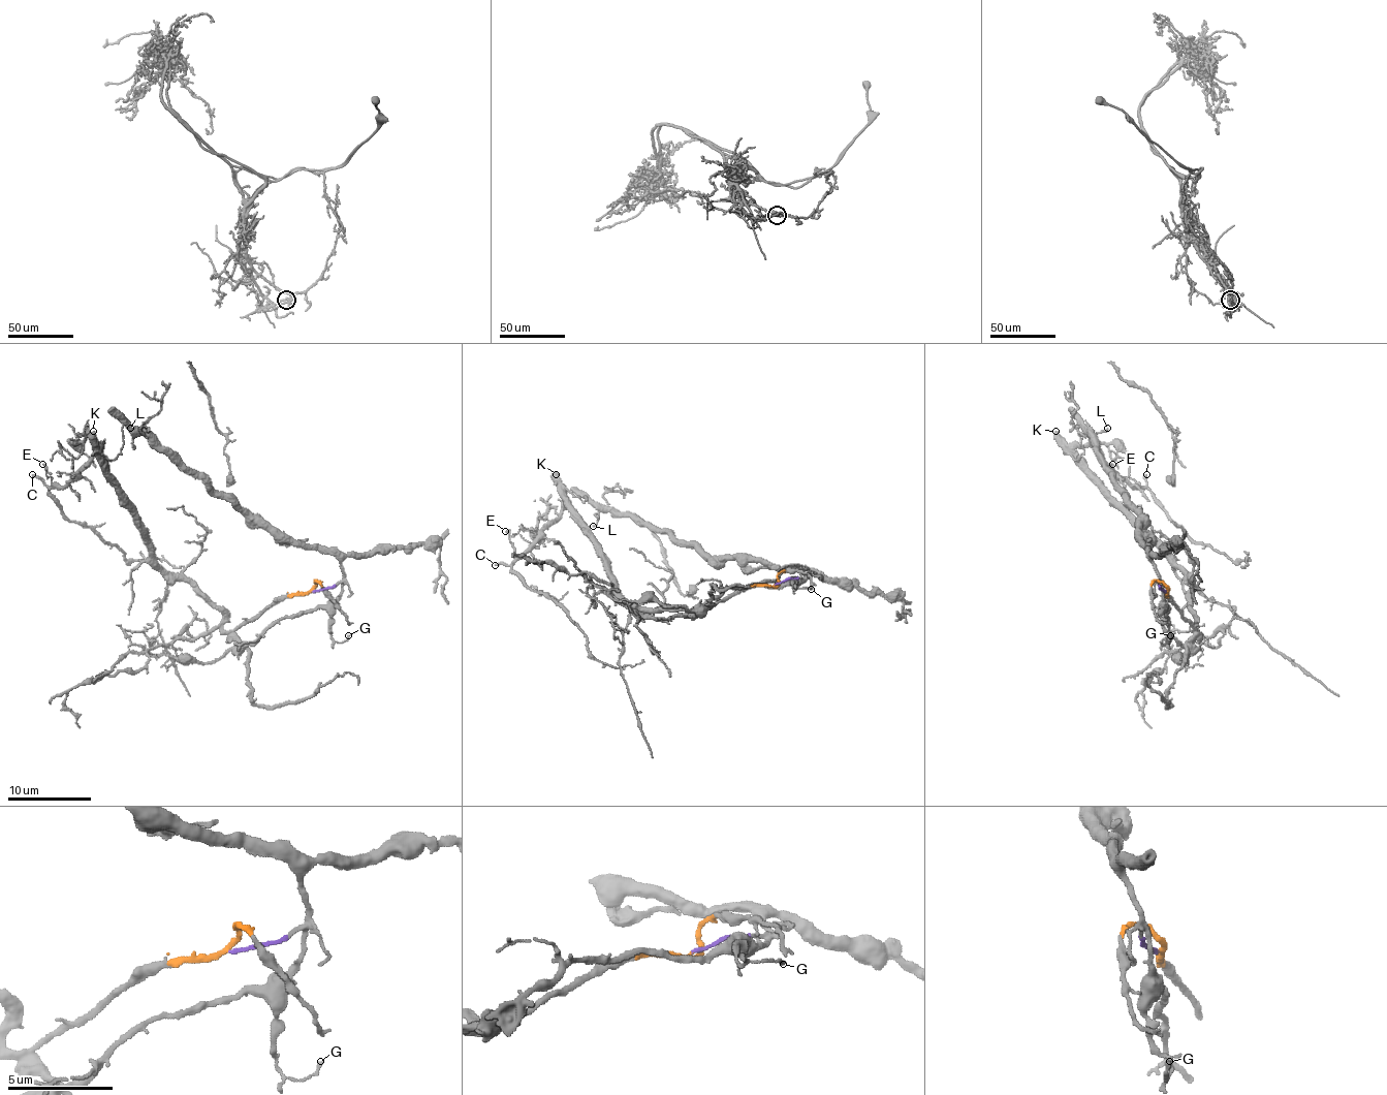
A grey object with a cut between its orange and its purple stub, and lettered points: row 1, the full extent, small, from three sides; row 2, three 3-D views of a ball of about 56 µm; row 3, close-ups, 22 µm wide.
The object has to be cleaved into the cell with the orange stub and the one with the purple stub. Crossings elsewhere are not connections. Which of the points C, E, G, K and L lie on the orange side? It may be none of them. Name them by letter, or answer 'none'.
C, E, K

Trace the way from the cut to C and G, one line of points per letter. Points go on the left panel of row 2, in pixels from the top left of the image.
C: (313, 592), (276, 598), (225, 629), (219, 611), (156, 562), (99, 446), (63, 487), (32, 474)
G: (313, 592), (341, 585), (331, 627), (337, 642), (349, 635)

